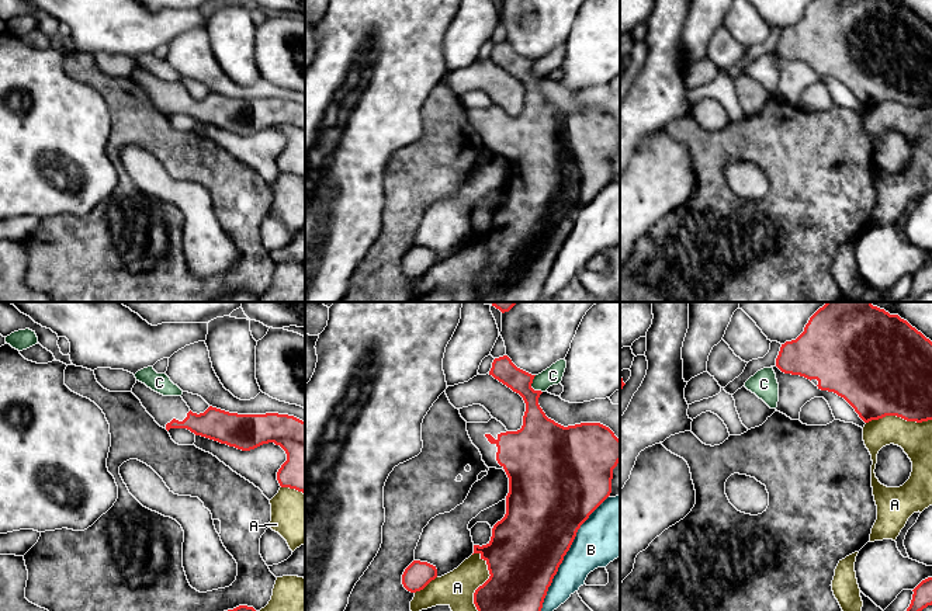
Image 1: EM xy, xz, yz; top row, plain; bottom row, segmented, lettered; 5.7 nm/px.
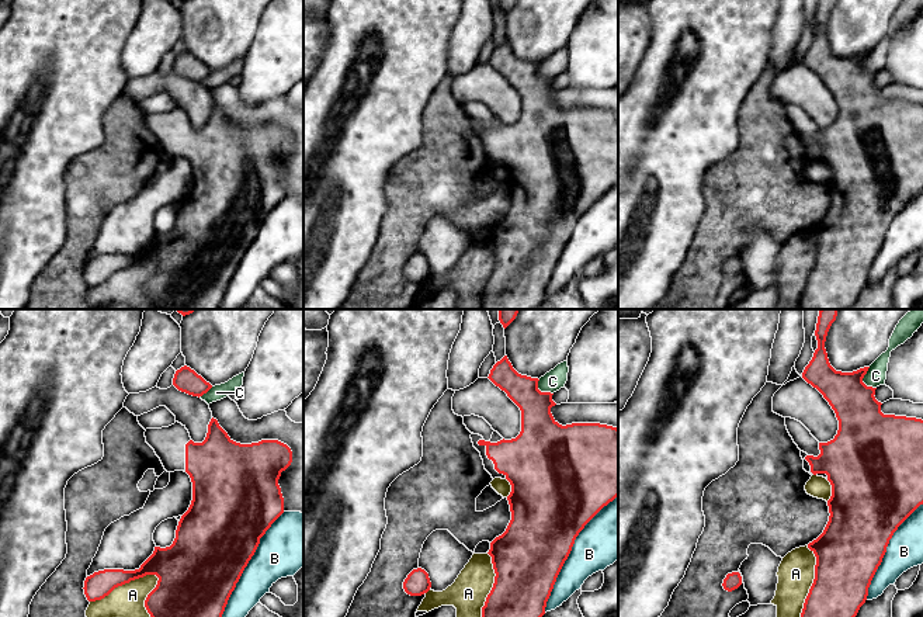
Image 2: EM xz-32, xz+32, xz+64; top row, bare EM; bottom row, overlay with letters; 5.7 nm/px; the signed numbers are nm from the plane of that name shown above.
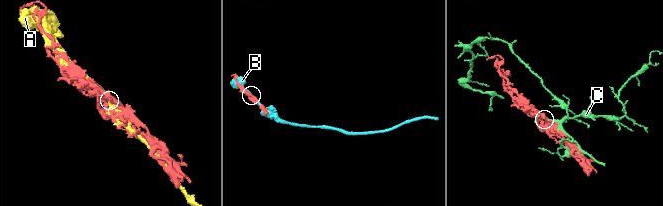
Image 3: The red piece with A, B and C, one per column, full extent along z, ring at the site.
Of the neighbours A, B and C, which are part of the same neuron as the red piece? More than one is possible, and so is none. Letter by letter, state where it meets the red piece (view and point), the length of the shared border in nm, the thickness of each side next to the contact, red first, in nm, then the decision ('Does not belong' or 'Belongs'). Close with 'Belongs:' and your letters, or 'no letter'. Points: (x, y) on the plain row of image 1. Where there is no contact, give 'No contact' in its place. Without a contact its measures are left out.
A: Touches red at xz (484, 268). Shared border 360 nm. Thickness 400 nm (red) against 200 nm. Does not belong
B: Touches red at xz (565, 239). Shared border 800 nm. Thickness 420 nm (red) against 280 nm. Does not belong
C: Touches red at xz (530, 72). Shared border 110 nm. Thickness 180 nm (red) against 110 nm. Does not belong
Belongs: no letter

